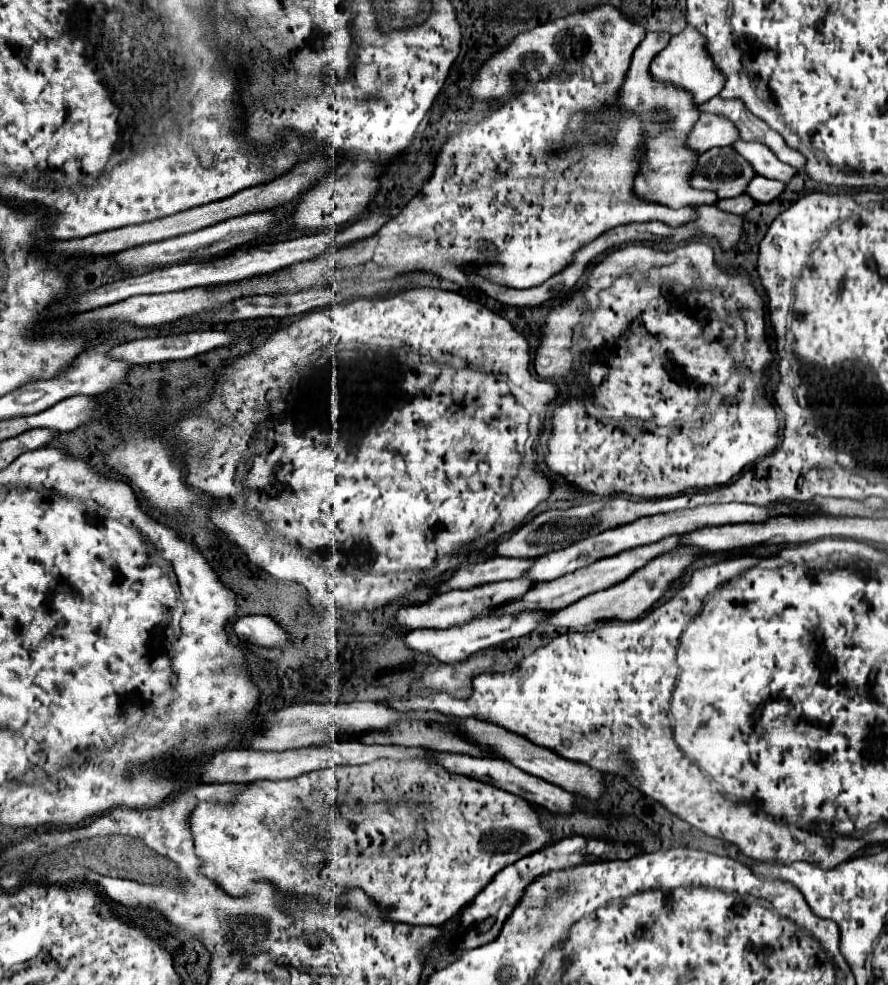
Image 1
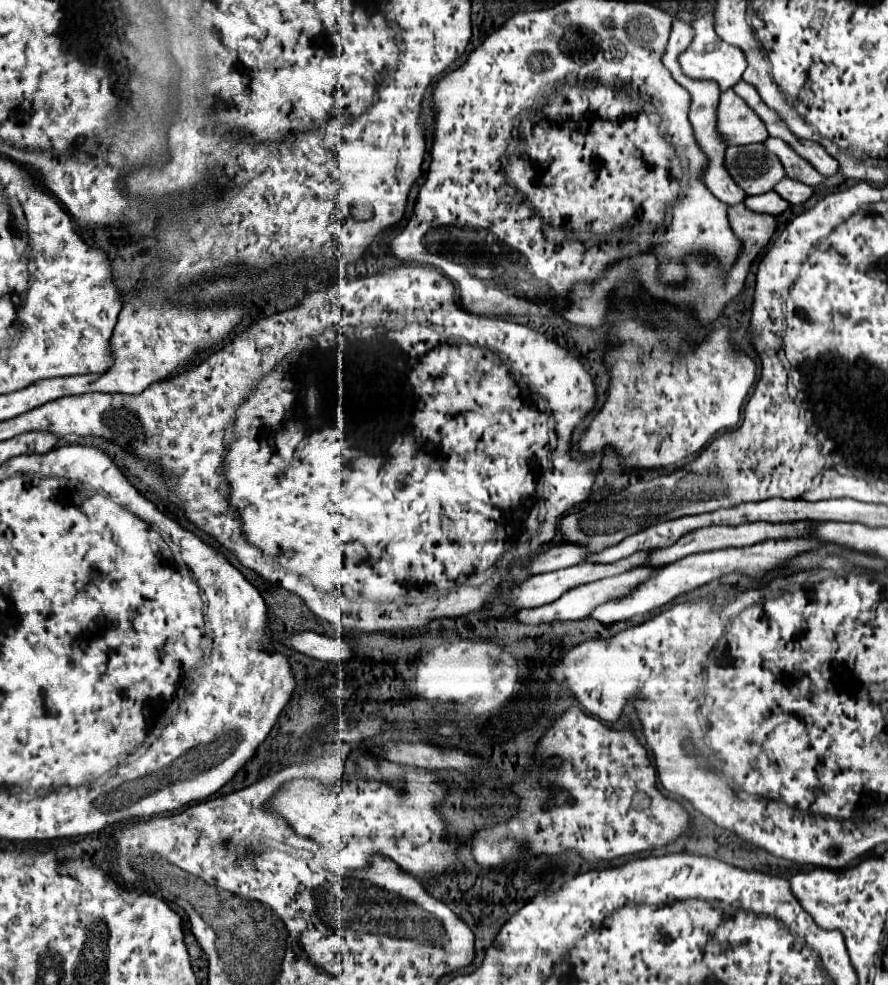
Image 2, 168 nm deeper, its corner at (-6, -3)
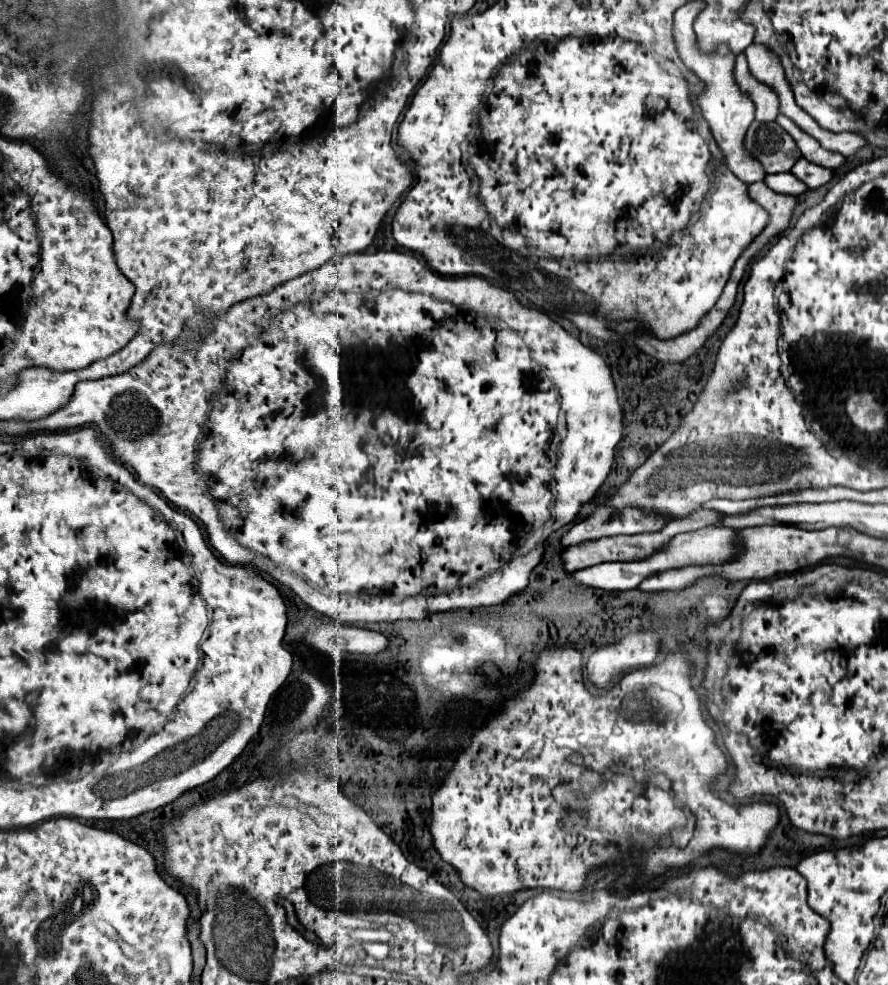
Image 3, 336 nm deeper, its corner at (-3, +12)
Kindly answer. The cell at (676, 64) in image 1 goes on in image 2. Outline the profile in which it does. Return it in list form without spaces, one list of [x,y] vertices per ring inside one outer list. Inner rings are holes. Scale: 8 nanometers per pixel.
[[[707,13],[707,15],[699,17],[697,21],[693,21],[695,37],[693,37],[691,45],[687,47],[687,51],[683,51],[683,55],[679,55],[679,63],[681,63],[681,69],[683,69],[683,73],[687,77],[717,81],[719,87],[721,87],[721,91],[727,91],[729,87],[733,87],[741,79],[743,71],[747,69],[747,59],[745,59],[743,51],[739,51],[739,47],[723,43],[717,37],[713,25],[715,25],[713,13]]]

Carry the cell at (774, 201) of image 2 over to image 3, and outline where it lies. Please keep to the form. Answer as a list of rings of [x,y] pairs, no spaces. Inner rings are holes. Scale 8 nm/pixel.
[[[784,172],[784,174],[772,174],[772,176],[766,176],[764,178],[764,184],[768,188],[772,188],[774,192],[780,192],[780,194],[790,194],[790,196],[798,196],[802,192],[806,192],[806,184],[798,182],[790,172]]]

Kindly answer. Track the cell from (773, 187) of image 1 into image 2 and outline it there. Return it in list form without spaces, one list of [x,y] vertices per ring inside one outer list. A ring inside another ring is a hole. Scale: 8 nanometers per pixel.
[[[783,179],[781,183],[775,185],[775,191],[787,199],[791,205],[803,205],[811,195],[813,195],[813,187],[805,185],[805,183],[799,183],[795,179]]]

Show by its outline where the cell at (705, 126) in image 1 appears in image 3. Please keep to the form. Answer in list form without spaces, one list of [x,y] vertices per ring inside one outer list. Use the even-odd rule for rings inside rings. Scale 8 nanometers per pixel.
[[[744,54],[736,56],[734,80],[740,86],[740,90],[754,102],[754,108],[756,108],[754,120],[756,122],[772,122],[780,114],[776,108],[776,96],[772,96],[772,92],[768,92],[768,88],[764,88],[764,84],[760,84],[758,80],[752,80],[752,76],[748,76],[748,64],[744,60]]]

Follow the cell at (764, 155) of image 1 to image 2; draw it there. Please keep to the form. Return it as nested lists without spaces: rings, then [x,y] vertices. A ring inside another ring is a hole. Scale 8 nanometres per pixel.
[[[769,137],[765,141],[765,147],[767,147],[767,151],[775,153],[781,159],[781,163],[787,171],[787,177],[813,185],[813,187],[825,181],[825,177],[819,175],[819,171],[815,171],[815,167],[811,167],[811,163],[807,163],[805,159],[799,159],[799,155],[795,155],[795,151],[791,151],[791,147],[787,147],[787,143],[783,143],[781,139]]]

